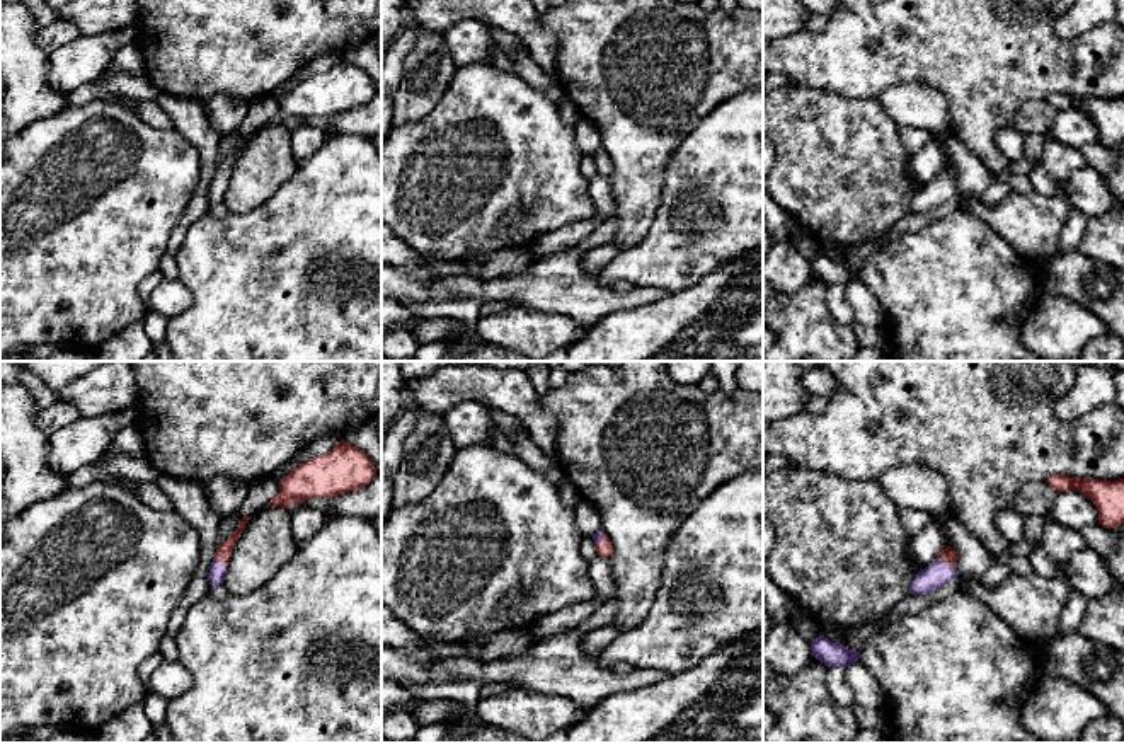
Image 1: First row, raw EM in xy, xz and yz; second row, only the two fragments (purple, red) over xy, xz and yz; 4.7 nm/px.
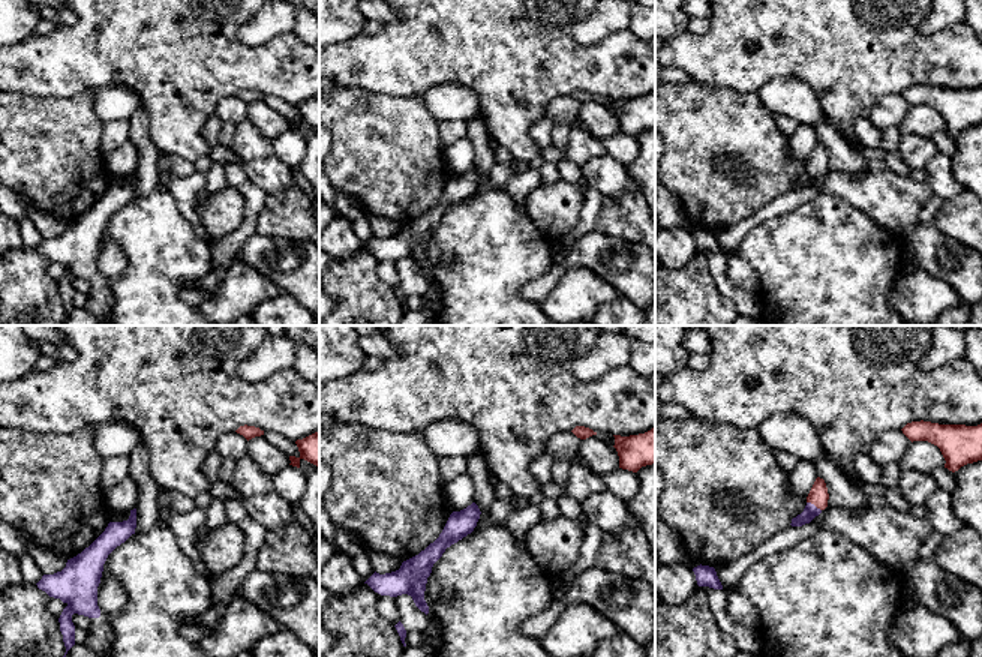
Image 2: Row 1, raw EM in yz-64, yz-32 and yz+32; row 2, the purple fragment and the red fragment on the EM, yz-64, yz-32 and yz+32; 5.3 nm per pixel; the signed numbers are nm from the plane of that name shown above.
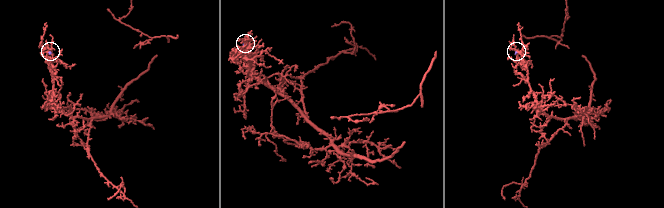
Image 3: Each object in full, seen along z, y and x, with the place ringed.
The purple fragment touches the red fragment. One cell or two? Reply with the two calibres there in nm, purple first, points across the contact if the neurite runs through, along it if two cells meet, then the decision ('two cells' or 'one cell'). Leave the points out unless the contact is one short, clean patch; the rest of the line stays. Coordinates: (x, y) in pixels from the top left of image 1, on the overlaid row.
calibres 120 and 70 nm; way yz (937, 575), (946, 564), (947, 554); one cell

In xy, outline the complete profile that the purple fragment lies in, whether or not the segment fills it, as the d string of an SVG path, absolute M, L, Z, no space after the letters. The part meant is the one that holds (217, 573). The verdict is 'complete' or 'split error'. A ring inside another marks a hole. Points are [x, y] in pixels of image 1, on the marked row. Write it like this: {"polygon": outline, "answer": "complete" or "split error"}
{"polygon": "M244 516L240 520L238 528L235 530L235 533L227 539L215 552L215 559L209 566L209 573L208 573L208 579L211 586L220 586L225 581L225 574L227 574L227 566L230 562L233 547L238 540L238 537L242 535L245 525L249 523L249 516Z", "answer": "split error"}

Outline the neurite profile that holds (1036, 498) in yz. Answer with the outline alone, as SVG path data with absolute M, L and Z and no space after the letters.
M1046 481L1029 482L1020 487L1010 510L1018 511L1024 516L1046 516L1056 496L1058 491L1054 491Z

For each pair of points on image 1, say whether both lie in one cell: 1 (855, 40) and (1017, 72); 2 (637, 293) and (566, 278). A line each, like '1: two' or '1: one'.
1: one
2: one

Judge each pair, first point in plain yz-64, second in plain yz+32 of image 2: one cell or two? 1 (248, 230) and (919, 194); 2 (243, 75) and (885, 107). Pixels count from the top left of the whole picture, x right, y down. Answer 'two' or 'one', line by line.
1: two
2: two

